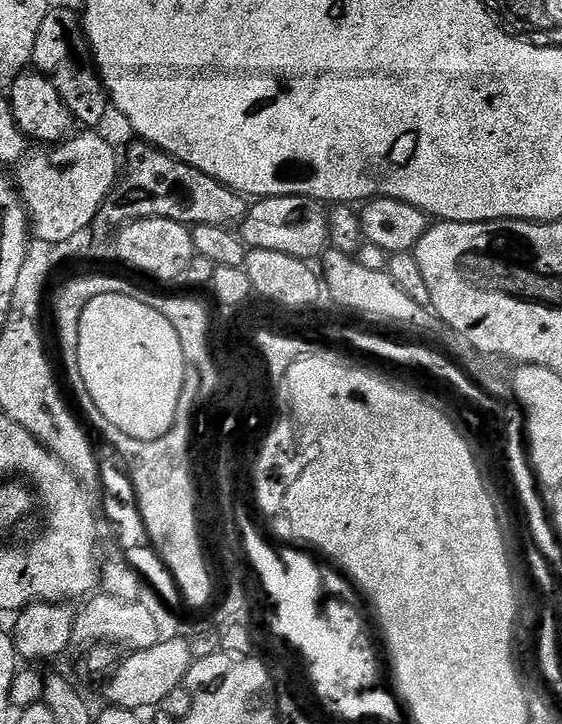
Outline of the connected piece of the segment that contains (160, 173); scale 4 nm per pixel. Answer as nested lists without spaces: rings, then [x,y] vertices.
[[[135,143],[128,148],[126,167],[116,187],[100,208],[101,225],[104,223],[111,230],[119,230],[125,224],[146,218],[170,218],[187,226],[205,224],[227,228],[239,225],[246,211],[246,200],[241,193],[152,144]]]

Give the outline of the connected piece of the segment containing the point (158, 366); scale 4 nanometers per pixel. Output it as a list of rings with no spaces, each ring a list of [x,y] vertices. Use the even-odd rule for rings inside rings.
[[[102,294],[93,298],[86,306],[86,310],[82,310],[82,318],[78,326],[78,354],[75,363],[80,371],[82,382],[86,382],[86,390],[90,394],[90,398],[94,398],[94,406],[98,406],[98,410],[102,410],[102,414],[106,414],[106,422],[118,426],[118,430],[122,430],[122,434],[130,434],[130,438],[135,440],[157,440],[166,435],[174,426],[178,414],[178,402],[182,398],[186,367],[182,345],[178,340],[178,330],[174,330],[174,326],[170,326],[170,322],[166,318],[162,318],[162,314],[158,314],[158,310],[146,306],[146,302],[138,302],[138,298],[130,298],[126,294]]]

